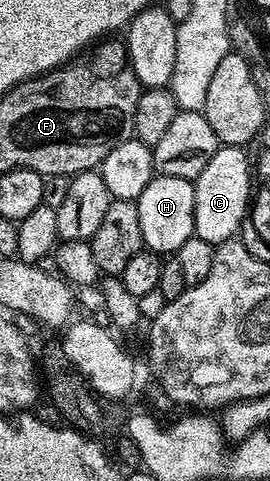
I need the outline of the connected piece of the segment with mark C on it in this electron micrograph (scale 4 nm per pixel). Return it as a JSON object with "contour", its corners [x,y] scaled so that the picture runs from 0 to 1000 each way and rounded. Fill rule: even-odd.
{"contour":[[[815,301],[789,318],[789,335],[759,343],[722,383],[722,489],[785,509],[822,509],[889,486],[922,447],[922,424],[937,414],[937,339],[915,333],[900,306]]]}

